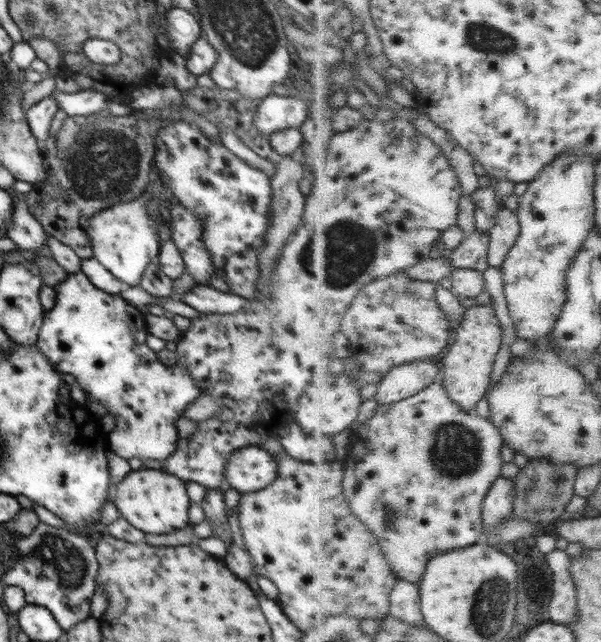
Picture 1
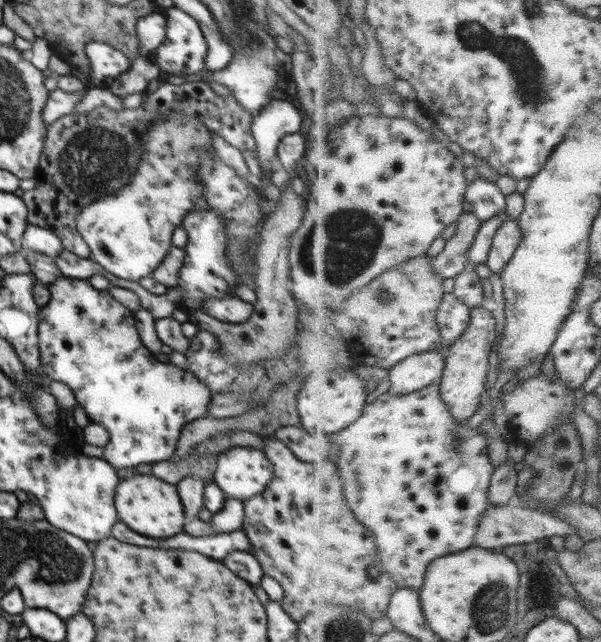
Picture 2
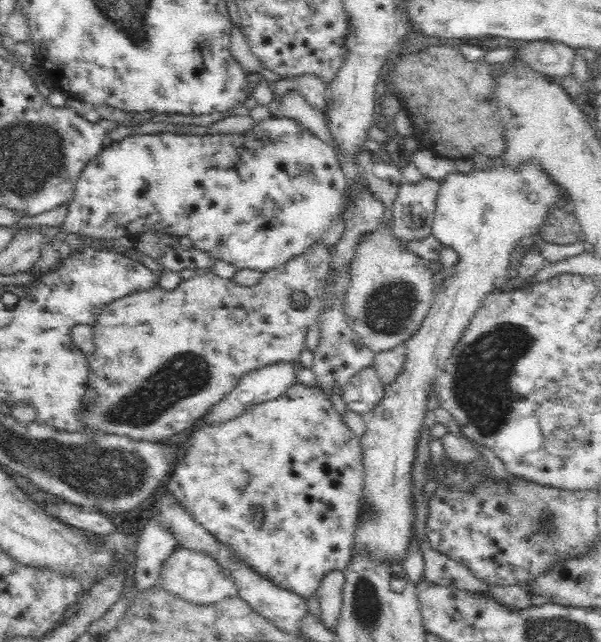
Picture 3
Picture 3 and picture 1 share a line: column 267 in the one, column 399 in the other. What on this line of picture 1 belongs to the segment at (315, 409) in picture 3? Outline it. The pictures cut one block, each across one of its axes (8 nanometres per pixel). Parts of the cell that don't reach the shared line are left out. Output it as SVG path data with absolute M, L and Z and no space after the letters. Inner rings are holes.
M439 379L430 387L420 391L416 396L401 400L397 404L379 405L376 414L368 421L360 424L355 431L349 432L345 439L345 491L346 496L353 505L354 512L374 531L378 540L382 543L386 557L392 563L394 571L400 579L420 583L425 580L426 571L429 569L430 561L438 557L444 550L452 548L466 548L476 545L480 534L486 533L485 528L485 500L489 496L498 478L503 476L504 459L502 448L506 444L505 435L490 418L480 416L475 410L467 412L452 396L446 388L444 379Z

